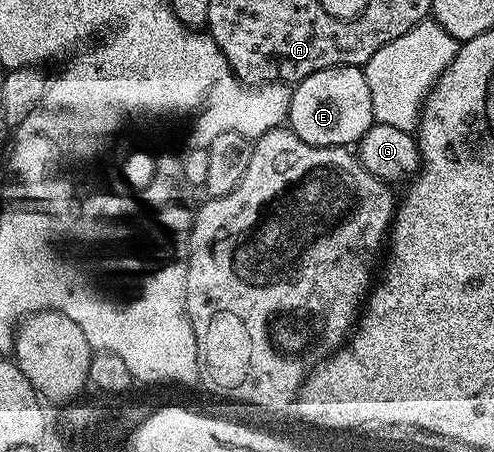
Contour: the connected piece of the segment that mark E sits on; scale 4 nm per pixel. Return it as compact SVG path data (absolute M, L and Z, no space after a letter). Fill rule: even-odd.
M338 65L313 71L291 91L289 128L305 143L321 147L351 147L377 121L377 97L371 94L364 70L357 65Z

